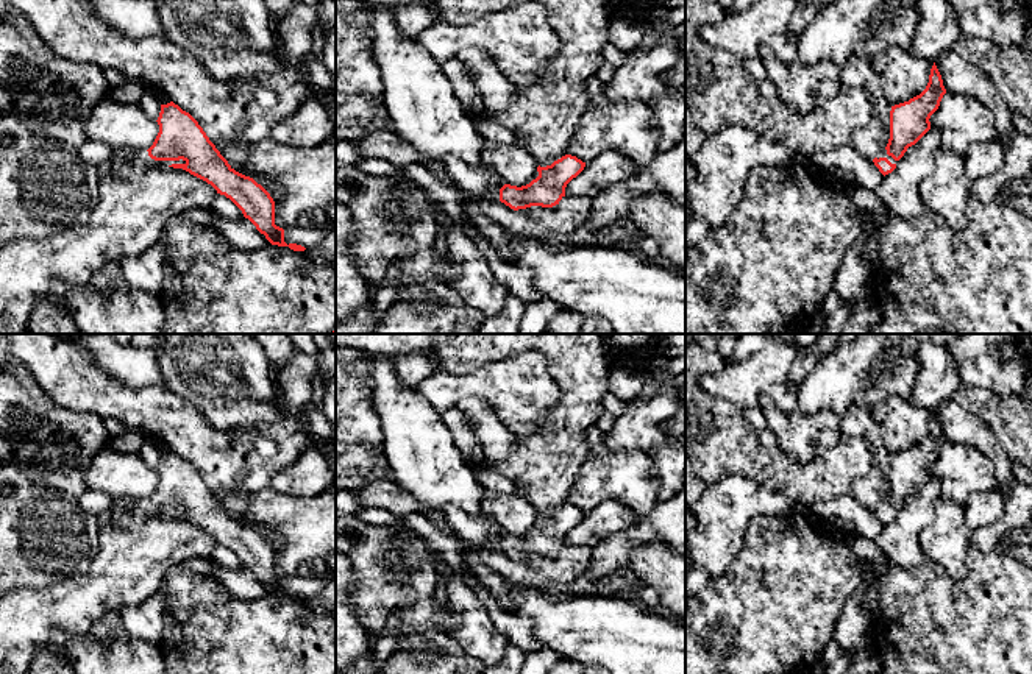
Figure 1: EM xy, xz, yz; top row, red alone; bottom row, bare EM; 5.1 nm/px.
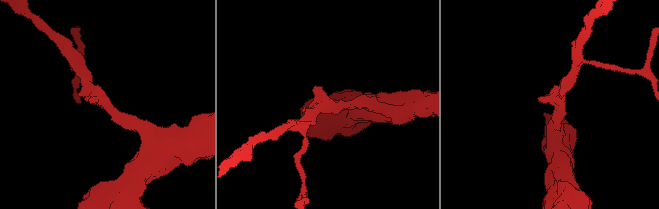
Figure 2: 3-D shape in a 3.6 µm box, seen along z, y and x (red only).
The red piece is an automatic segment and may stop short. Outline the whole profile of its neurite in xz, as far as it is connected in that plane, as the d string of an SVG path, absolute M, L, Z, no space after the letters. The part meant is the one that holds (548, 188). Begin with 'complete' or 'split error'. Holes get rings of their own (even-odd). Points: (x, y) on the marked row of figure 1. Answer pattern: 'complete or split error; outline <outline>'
split error; outline M565 154L551 165L539 165L531 181L526 186L517 187L506 183L501 176L470 167L454 156L445 156L442 164L445 173L462 192L482 193L495 183L500 187L500 201L514 211L559 204L565 197L567 184L585 167L585 162L576 156Z

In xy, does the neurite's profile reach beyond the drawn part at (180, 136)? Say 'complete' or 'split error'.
split error

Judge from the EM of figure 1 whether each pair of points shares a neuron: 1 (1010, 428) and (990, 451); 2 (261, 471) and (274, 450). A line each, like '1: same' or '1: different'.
1: different
2: same

